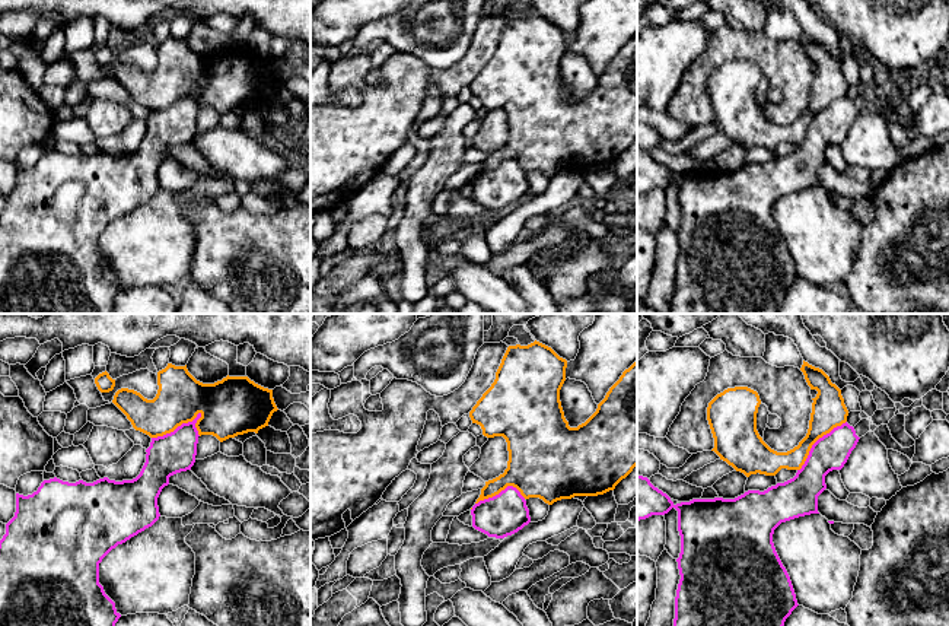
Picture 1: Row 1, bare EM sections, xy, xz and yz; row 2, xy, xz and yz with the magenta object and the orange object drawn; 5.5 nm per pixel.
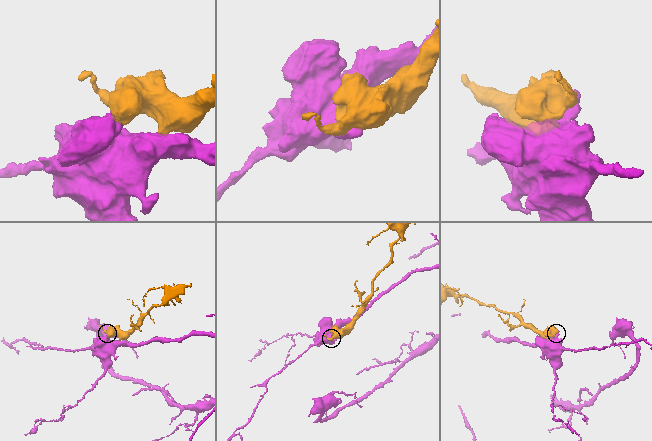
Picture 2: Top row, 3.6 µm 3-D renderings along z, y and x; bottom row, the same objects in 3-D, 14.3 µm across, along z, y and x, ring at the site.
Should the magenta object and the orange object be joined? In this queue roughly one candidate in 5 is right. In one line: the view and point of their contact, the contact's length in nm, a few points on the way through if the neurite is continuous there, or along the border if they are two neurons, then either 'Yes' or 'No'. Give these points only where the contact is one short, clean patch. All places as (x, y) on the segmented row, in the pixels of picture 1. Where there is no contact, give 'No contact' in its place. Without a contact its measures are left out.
Touches magenta at xy (178, 426). Shared border 320 nm. No

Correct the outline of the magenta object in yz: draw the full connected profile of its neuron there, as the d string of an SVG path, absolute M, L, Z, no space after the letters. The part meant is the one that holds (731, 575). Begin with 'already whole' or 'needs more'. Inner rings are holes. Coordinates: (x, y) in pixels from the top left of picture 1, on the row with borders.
already whole; M845 422L812 445L805 464L793 479L777 483L764 492L748 490L735 499L692 499L675 505L647 477L637 474L637 521L652 515L665 515L672 508L678 511L681 553L676 562L681 579L675 597L673 626L784 626L786 619L799 604L790 576L773 543L774 530L781 522L819 514L818 496L827 489L825 476L844 467L859 439L854 428Z

